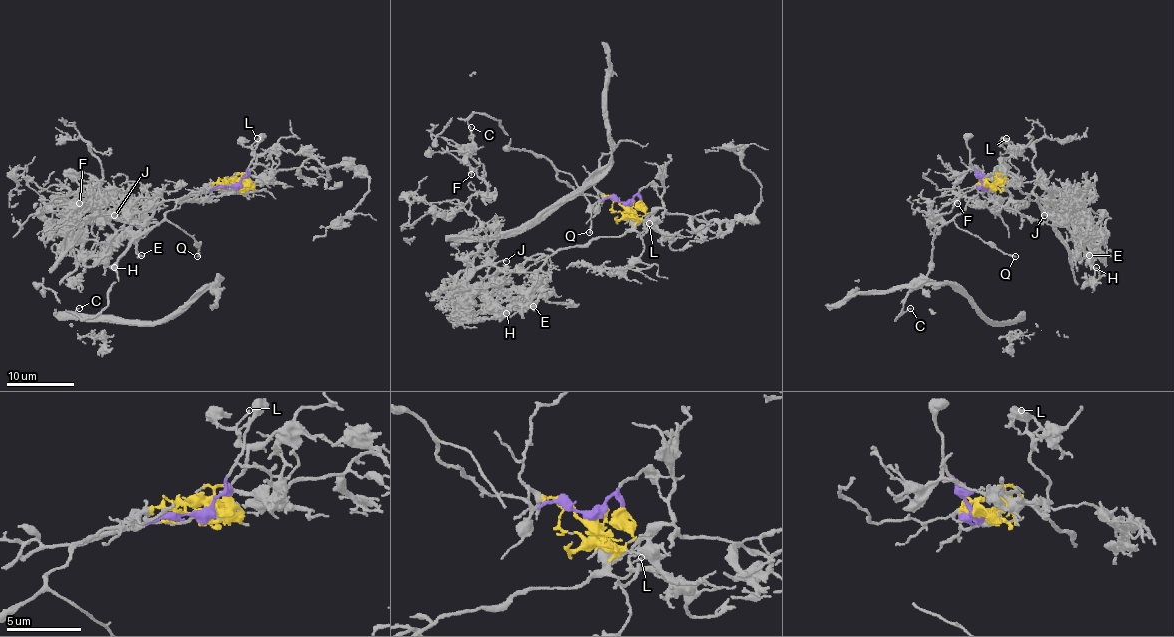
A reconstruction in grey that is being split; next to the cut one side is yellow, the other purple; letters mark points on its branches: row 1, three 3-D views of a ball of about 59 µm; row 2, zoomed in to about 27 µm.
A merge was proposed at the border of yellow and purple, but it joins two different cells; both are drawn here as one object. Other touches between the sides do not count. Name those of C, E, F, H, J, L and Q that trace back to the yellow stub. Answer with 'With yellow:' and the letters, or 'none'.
With yellow: E, F, H, J, L

